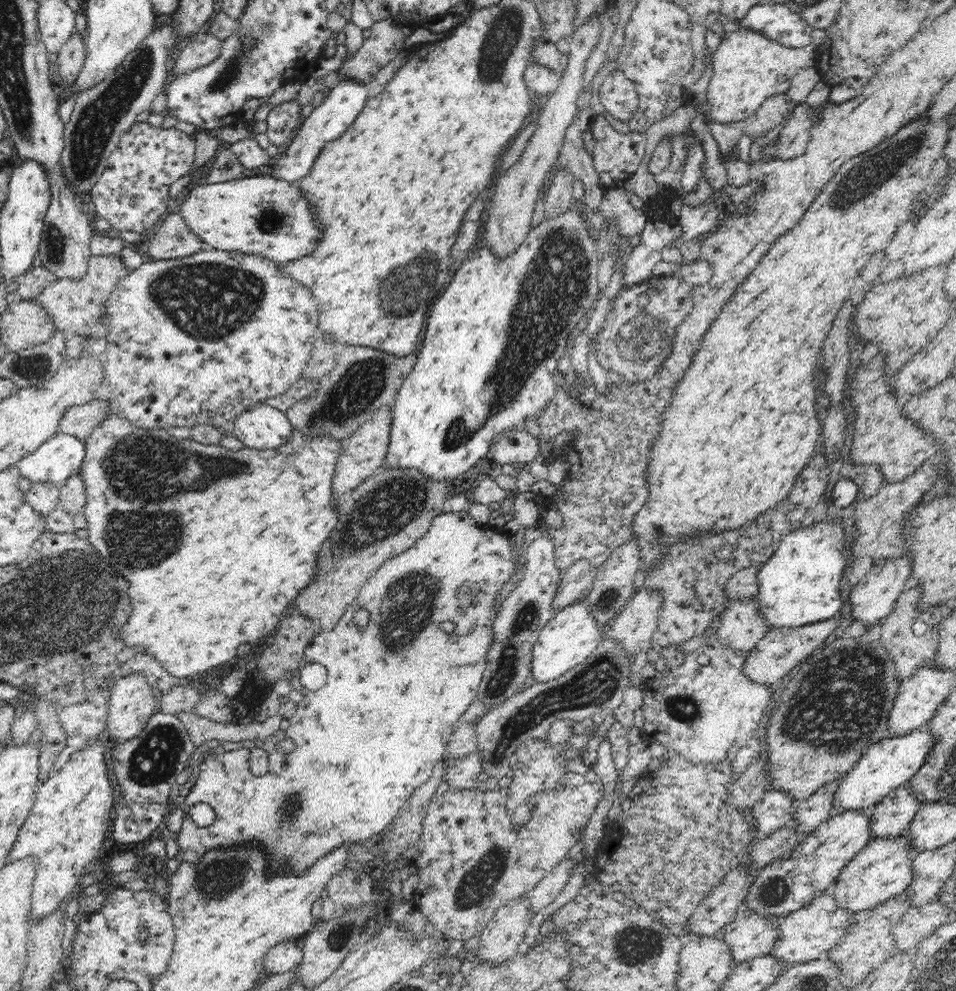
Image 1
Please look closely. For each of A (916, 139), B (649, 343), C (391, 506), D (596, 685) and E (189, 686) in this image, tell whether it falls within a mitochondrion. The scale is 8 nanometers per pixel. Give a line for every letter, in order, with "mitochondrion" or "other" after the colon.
A: mitochondrion
B: mitochondrion
C: mitochondrion
D: mitochondrion
E: other

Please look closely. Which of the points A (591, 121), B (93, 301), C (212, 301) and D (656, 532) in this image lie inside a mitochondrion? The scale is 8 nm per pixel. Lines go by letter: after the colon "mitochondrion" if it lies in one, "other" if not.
A: other
B: other
C: mitochondrion
D: mitochondrion

